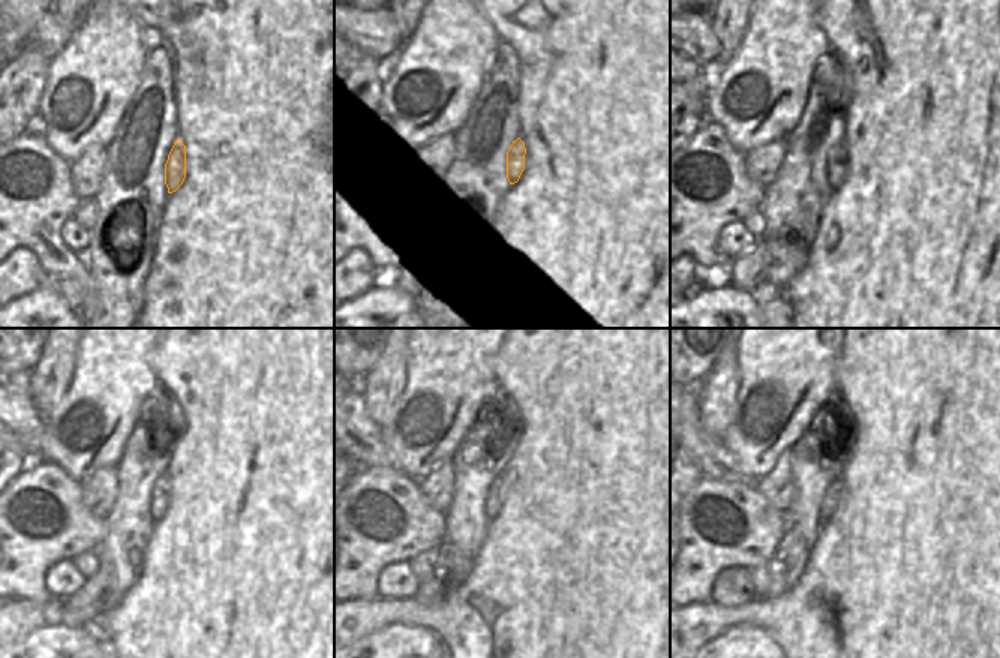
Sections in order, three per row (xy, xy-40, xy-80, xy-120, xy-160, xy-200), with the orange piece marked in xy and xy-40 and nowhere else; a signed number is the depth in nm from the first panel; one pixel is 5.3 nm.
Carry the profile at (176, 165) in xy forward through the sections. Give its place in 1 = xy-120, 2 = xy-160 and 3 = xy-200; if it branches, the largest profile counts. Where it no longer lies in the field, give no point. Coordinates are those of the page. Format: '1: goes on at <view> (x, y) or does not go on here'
1: goes on at xy-120 (161, 499)
2: goes on at xy-160 (495, 498)
3: goes on at xy-200 (831, 499)

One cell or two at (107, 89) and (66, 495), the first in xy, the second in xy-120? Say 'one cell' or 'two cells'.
two cells

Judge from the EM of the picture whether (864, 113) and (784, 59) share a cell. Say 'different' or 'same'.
different

